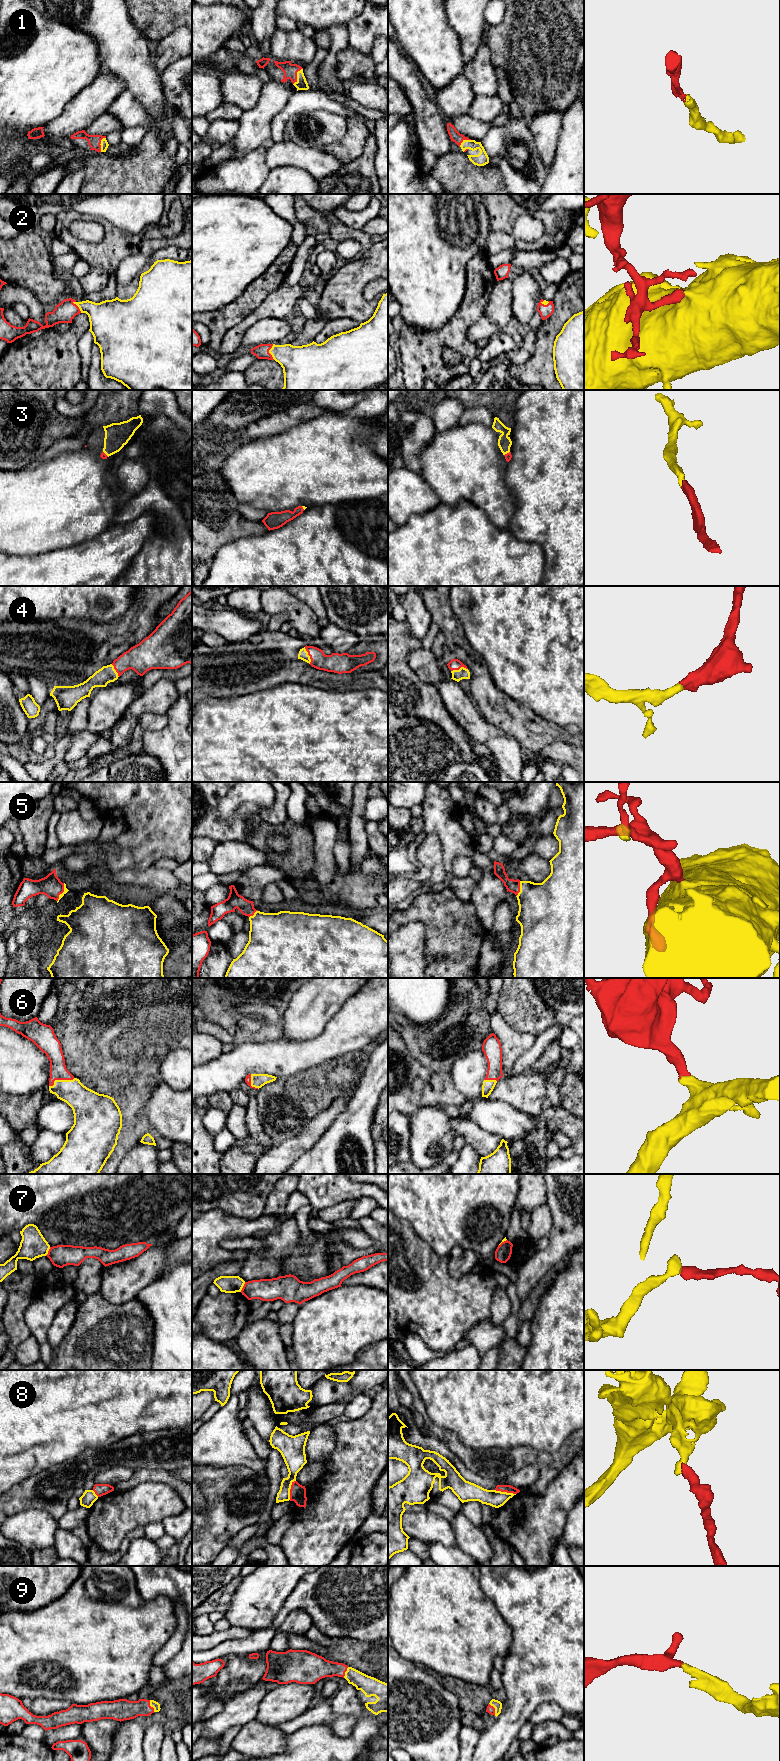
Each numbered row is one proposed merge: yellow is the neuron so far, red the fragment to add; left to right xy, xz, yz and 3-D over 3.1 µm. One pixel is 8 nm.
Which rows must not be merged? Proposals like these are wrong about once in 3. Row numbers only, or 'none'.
7, 8

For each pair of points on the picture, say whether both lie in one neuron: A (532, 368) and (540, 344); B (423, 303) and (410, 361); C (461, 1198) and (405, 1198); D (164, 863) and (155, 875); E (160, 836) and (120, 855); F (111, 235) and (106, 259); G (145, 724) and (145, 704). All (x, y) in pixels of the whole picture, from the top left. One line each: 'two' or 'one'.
A: one
B: two
C: one
D: two
E: one
F: one
G: two

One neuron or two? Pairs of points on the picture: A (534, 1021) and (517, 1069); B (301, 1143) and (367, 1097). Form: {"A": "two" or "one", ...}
{"A": "two", "B": "two"}

